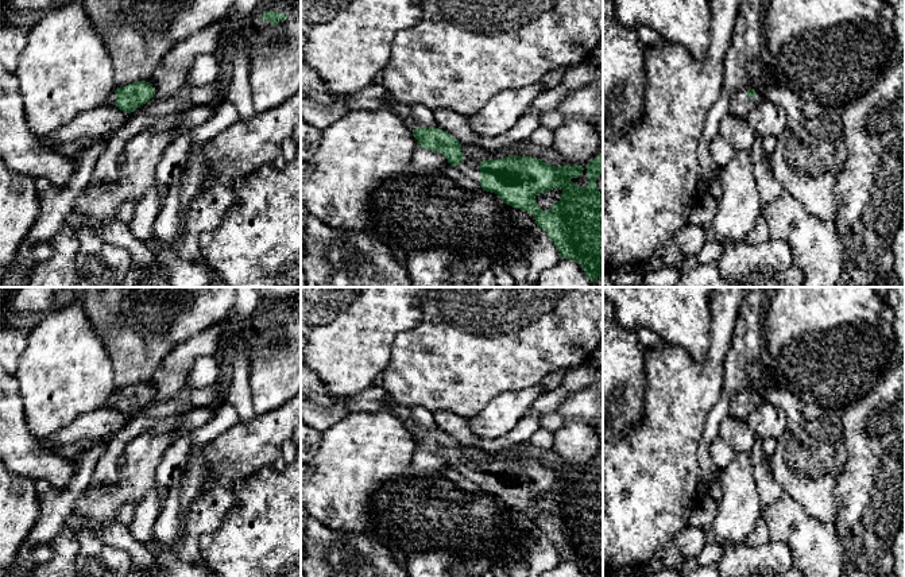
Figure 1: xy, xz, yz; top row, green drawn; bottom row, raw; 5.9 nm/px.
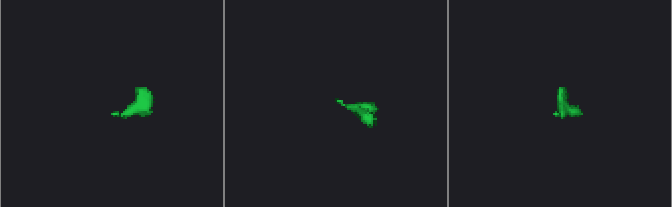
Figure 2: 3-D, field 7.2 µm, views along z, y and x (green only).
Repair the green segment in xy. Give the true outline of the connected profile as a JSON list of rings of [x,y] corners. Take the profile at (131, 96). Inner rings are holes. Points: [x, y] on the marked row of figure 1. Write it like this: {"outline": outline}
{"outline": [[[138,81],[123,88],[117,88],[107,97],[105,104],[116,105],[120,111],[131,113],[138,107],[148,102],[154,94],[155,90],[152,88],[152,84]]]}

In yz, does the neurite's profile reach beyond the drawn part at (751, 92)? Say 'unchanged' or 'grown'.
grown

